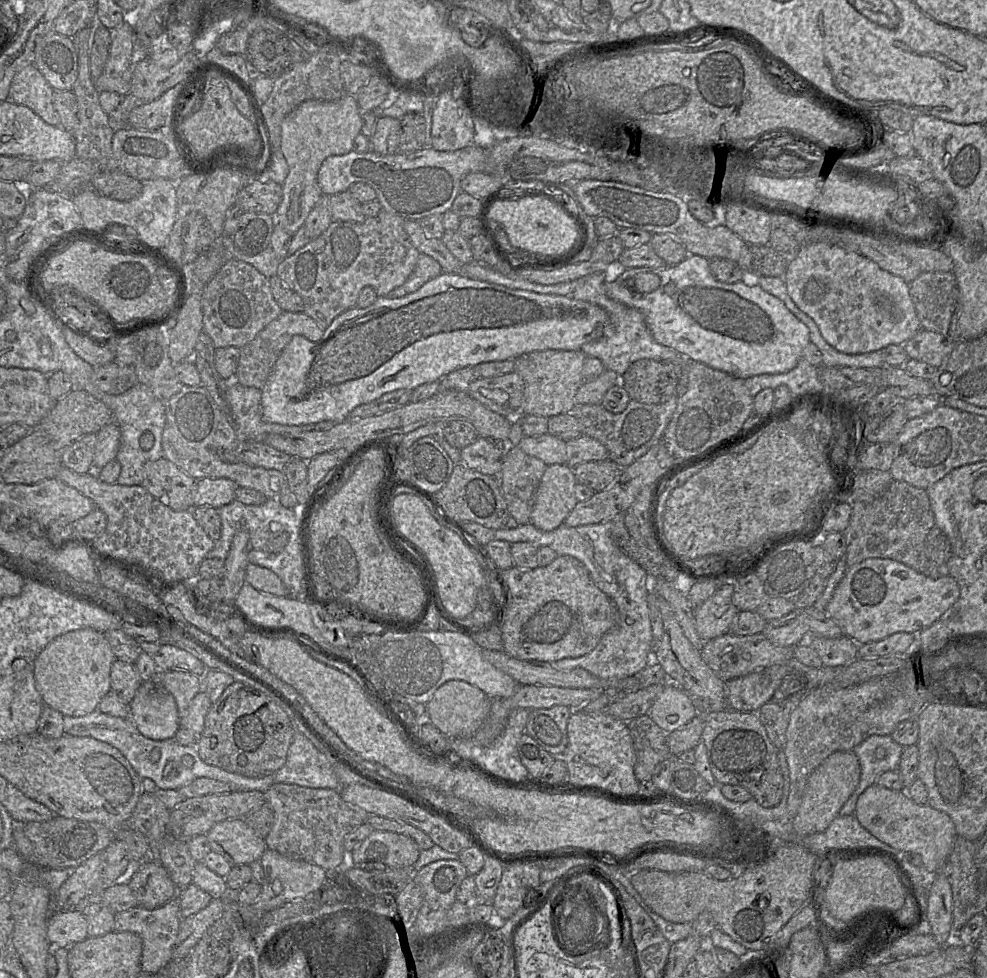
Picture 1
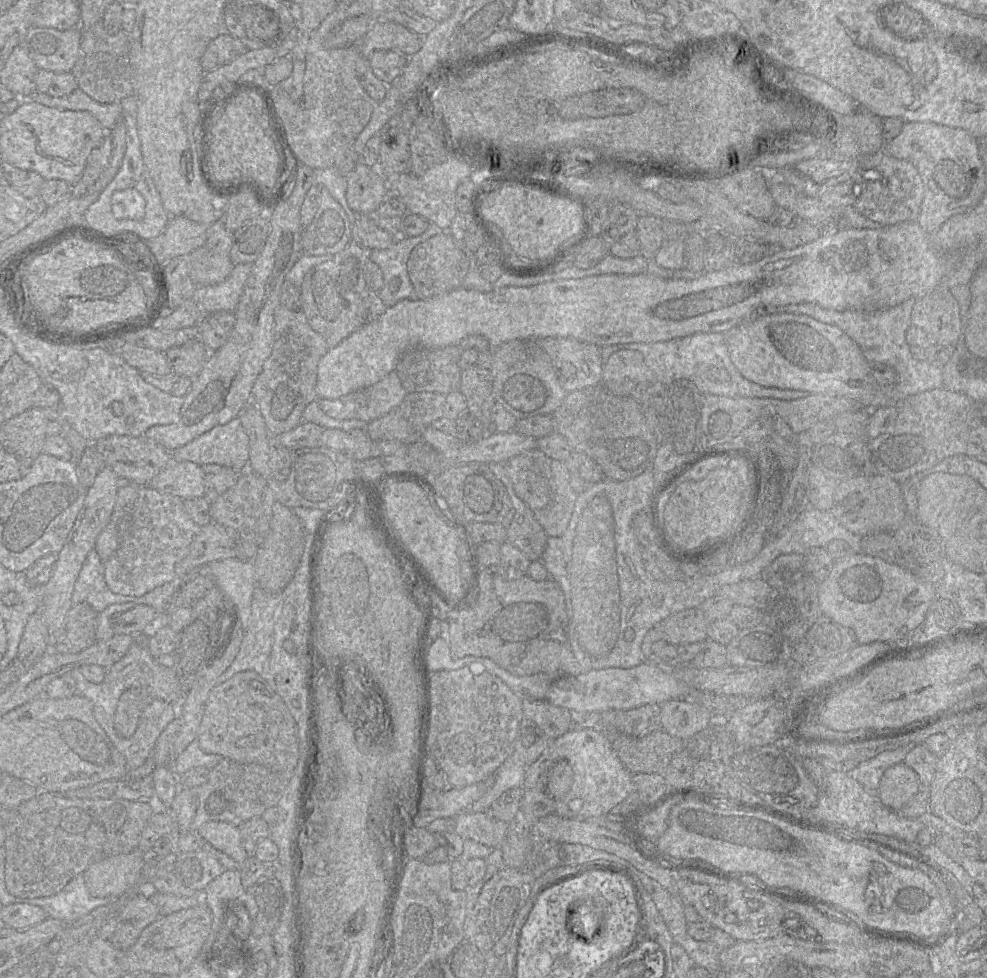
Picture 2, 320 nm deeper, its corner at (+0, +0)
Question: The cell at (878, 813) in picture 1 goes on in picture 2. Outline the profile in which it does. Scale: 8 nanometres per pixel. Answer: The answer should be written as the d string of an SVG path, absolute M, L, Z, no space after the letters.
M904 762L889 767L883 774L877 796L889 809L899 812L921 789L917 773Z

